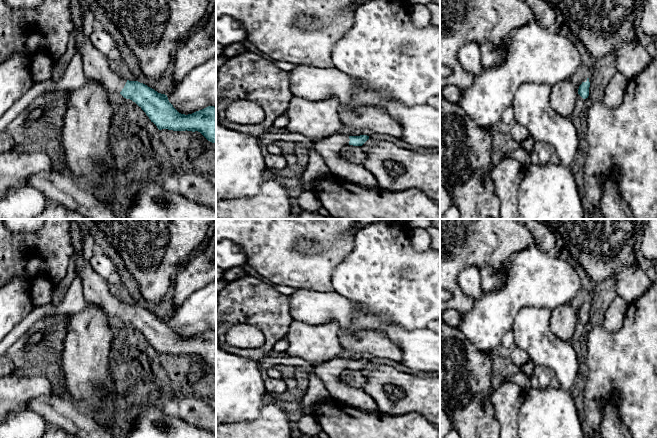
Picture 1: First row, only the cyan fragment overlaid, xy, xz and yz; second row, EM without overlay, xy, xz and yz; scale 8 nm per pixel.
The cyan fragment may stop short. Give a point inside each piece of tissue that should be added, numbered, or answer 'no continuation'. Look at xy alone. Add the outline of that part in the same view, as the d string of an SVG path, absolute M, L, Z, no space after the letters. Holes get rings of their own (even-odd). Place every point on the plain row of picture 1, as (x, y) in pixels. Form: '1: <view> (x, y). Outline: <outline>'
1: xy (97, 292). Outline: M76 219L69 220L71 243L74 248L76 275L81 278L83 294L89 305L100 308L109 318L120 317L126 304L117 296L108 283L91 267L89 260L83 257L81 230Z

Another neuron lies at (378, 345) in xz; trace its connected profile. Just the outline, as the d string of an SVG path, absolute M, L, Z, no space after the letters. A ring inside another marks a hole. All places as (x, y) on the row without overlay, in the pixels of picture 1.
M343 329L339 333L339 341L343 350L354 353L368 353L372 357L385 358L401 362L403 353L400 347L386 335L374 330L366 330L357 334L347 334Z

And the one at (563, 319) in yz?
M570 303L551 310L551 330L563 341L570 342L577 322L578 314L574 311Z

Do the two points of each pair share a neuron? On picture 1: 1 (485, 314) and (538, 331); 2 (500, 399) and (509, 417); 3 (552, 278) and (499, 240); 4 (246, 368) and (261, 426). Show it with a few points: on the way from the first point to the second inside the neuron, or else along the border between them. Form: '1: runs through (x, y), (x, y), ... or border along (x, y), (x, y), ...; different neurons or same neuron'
1: border along (527, 305), (519, 310), (511, 329); different neurons
2: runs through (504, 403), (507, 413); same neuron
3: border along (535, 245), (515, 252), (505, 267), (506, 273); different neurons
4: border along (263, 405), (255, 418), (236, 422); different neurons

